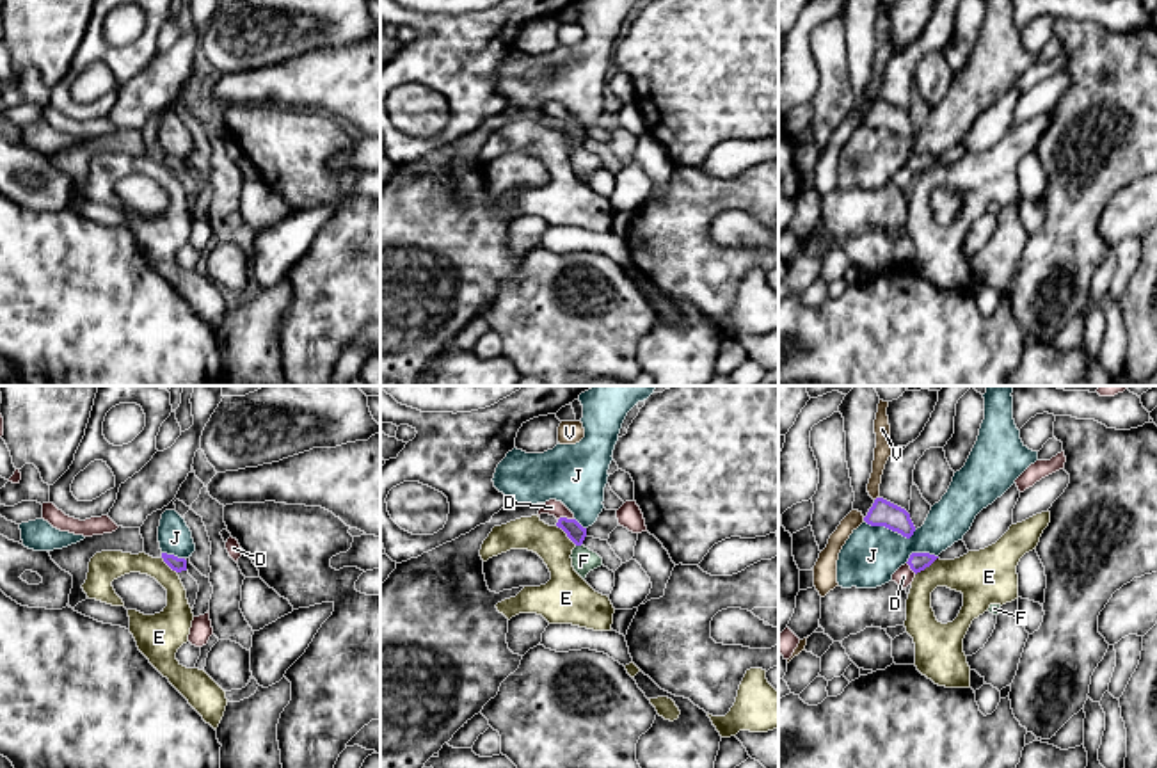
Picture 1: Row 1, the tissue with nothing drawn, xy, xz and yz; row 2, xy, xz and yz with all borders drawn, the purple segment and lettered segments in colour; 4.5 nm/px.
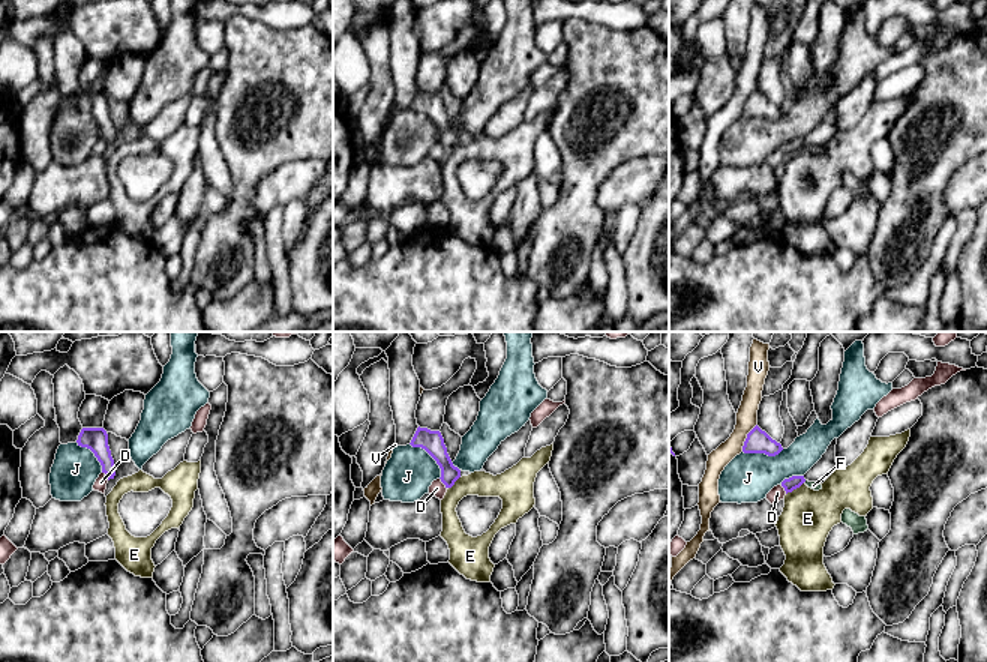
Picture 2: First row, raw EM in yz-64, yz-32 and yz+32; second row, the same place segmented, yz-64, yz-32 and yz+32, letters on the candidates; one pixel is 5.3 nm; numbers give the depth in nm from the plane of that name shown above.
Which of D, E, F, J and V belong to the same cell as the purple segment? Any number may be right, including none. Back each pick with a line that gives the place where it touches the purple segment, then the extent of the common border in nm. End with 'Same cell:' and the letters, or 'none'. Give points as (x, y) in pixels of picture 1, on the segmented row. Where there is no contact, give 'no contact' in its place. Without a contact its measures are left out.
F: meets purple in xz at (578, 544); contact 40 nm long
Same cell: F

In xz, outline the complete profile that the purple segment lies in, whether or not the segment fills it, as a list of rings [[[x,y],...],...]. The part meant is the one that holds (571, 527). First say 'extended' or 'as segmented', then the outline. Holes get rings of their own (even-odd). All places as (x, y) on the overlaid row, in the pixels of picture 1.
extended | [[[560,517],[556,523],[567,537],[576,544],[572,549],[572,567],[585,580],[586,574],[602,565],[602,558],[583,546],[586,537],[586,528],[583,528],[576,519]]]

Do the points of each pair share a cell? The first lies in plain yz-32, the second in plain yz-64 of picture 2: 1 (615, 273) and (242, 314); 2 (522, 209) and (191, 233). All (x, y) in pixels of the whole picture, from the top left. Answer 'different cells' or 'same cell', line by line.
1: different cells
2: different cells

